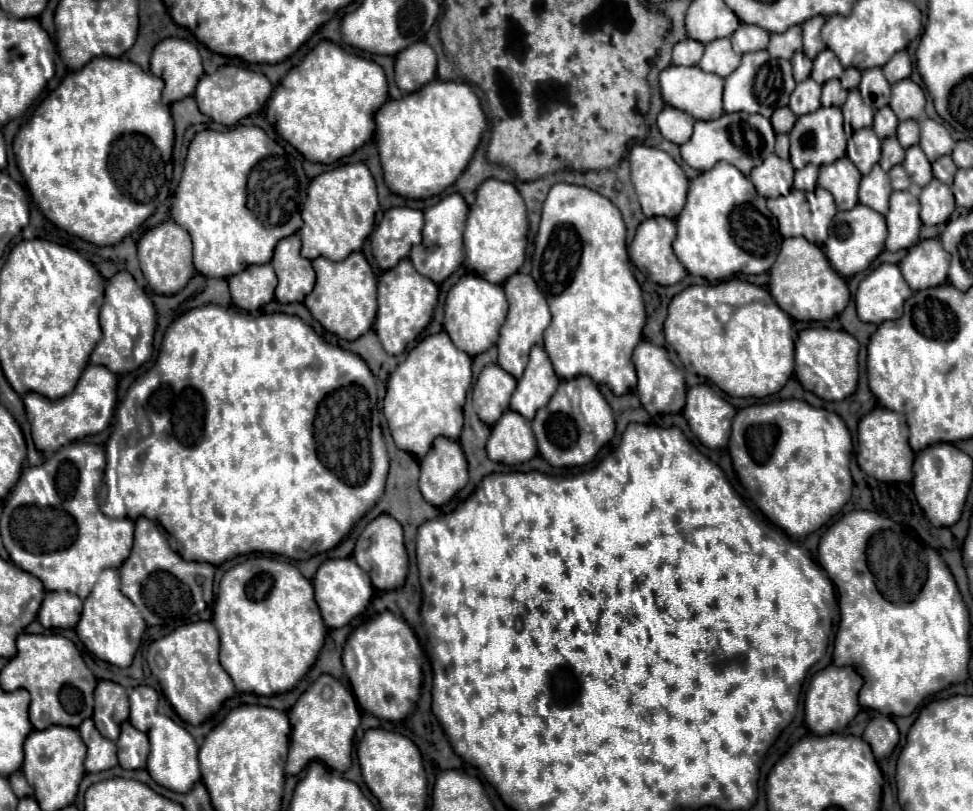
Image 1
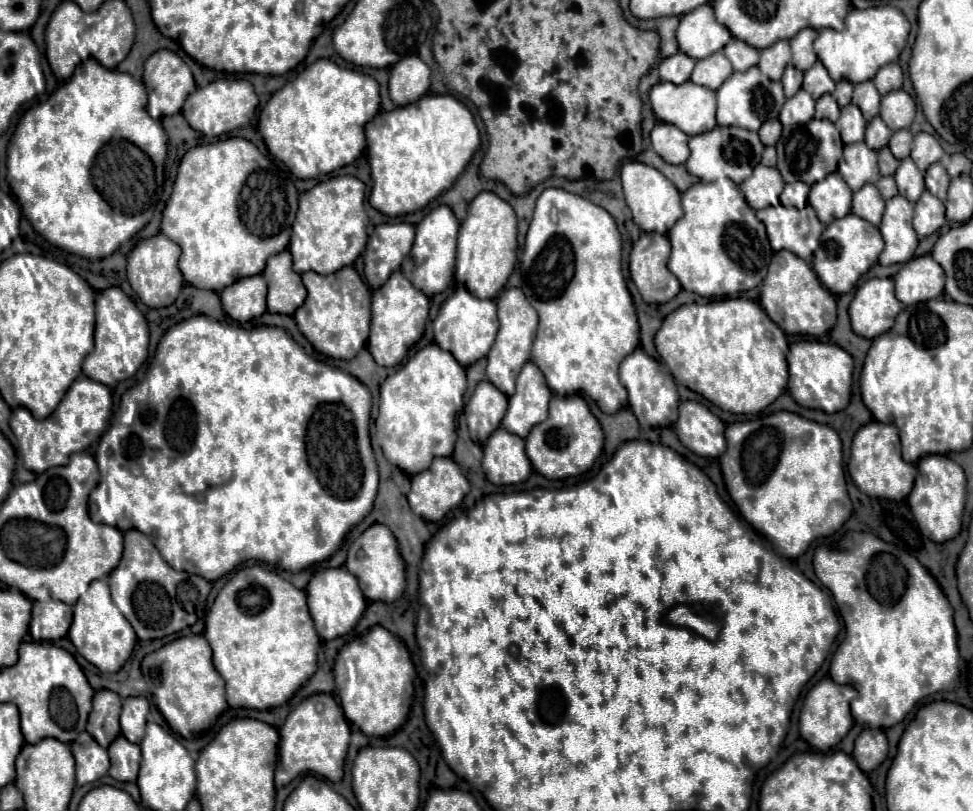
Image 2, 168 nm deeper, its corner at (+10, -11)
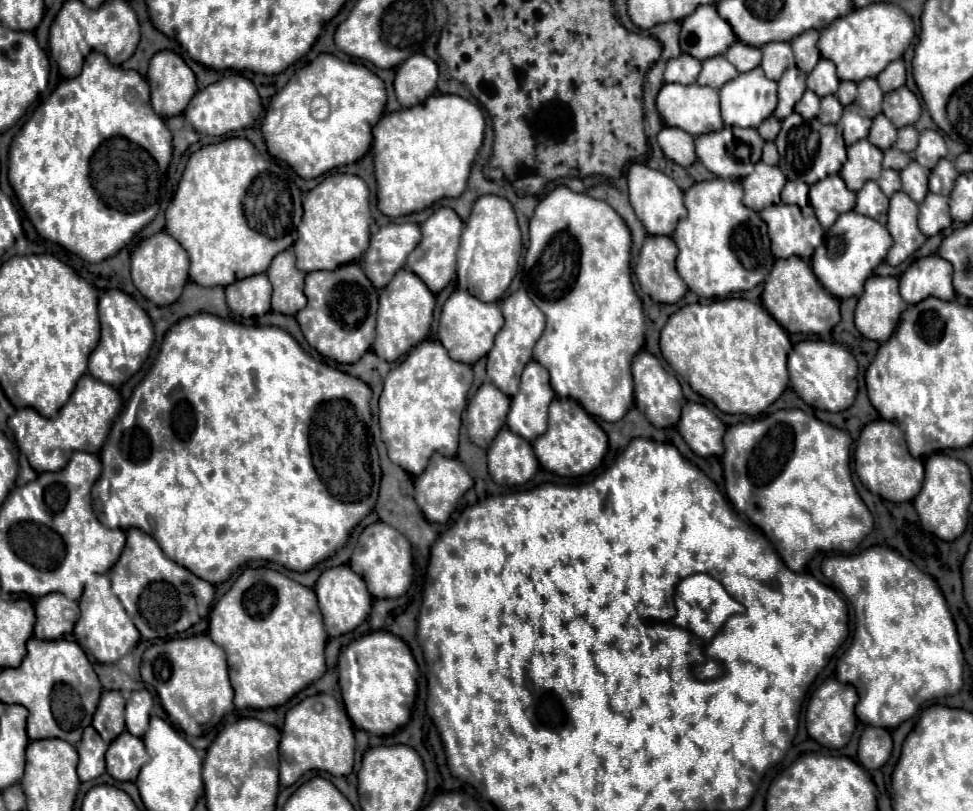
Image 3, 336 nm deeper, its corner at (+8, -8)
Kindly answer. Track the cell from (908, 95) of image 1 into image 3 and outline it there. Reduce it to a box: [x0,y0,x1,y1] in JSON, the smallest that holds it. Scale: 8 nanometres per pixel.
[883,87,921,127]

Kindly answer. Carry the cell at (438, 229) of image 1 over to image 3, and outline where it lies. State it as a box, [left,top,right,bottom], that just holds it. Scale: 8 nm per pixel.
[407,207,463,293]

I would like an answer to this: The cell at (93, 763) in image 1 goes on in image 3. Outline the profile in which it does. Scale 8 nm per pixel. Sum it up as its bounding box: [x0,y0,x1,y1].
[77,727,107,781]

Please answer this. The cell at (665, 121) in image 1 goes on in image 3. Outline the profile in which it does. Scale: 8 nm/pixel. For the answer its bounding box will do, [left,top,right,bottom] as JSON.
[657,127,695,167]

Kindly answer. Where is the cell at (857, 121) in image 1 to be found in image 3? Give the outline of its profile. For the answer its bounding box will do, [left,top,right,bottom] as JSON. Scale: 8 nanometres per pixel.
[839,103,871,145]

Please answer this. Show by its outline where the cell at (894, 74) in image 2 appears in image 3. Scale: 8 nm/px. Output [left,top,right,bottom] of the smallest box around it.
[877,59,905,93]

